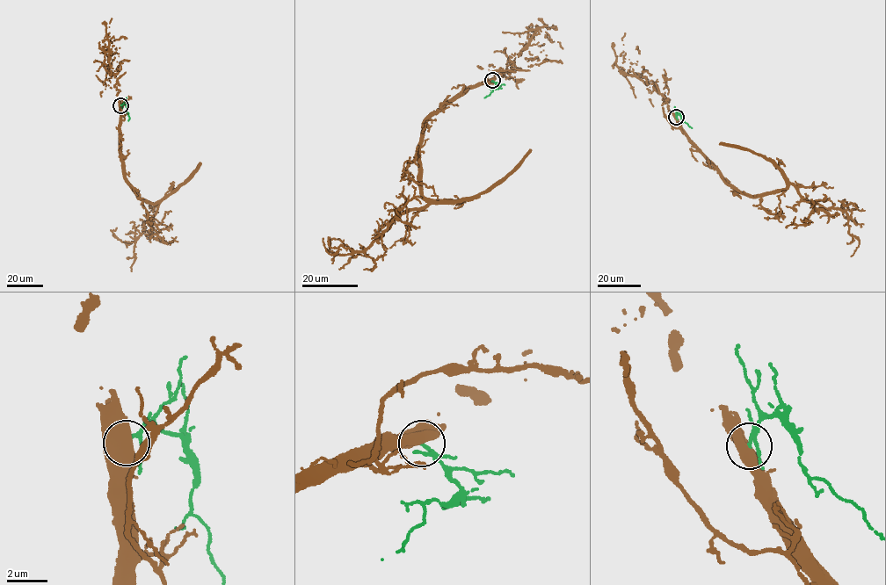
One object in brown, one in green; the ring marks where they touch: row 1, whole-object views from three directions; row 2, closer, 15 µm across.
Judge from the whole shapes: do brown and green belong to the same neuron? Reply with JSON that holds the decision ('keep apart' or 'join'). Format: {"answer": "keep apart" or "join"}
{"answer": "join"}

